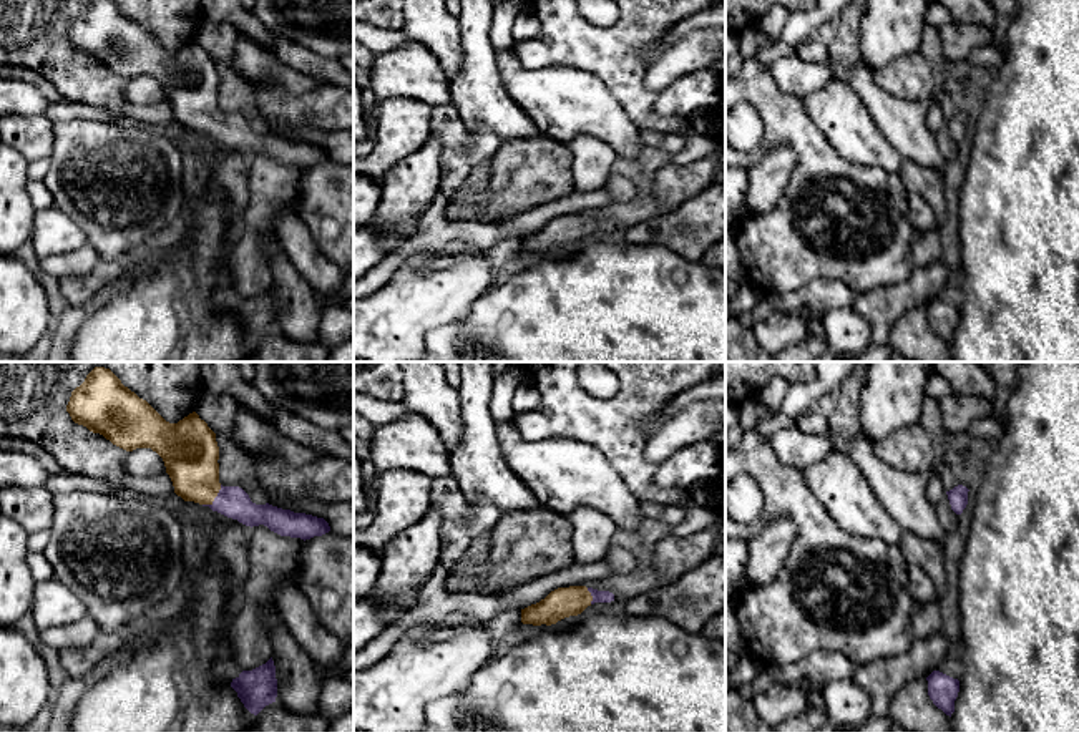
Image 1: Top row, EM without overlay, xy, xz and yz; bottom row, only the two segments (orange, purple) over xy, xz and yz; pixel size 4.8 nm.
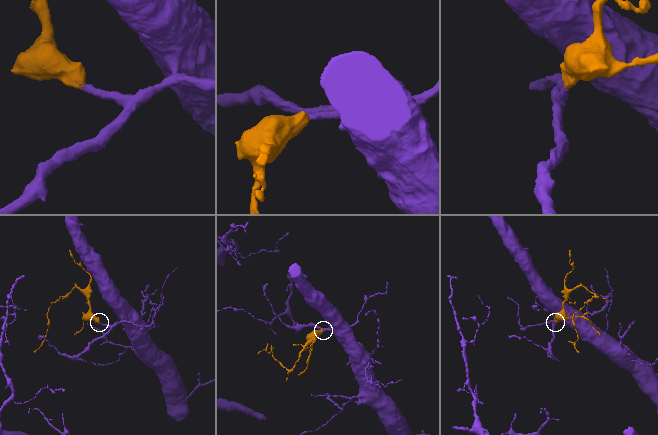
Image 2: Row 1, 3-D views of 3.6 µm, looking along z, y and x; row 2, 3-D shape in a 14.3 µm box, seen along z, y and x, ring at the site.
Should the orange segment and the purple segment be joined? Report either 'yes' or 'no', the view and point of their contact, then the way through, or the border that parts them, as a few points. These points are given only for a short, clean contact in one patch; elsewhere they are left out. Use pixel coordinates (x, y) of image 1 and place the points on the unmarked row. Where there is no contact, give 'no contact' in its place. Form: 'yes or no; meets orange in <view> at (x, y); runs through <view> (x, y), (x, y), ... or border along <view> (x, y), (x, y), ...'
yes; meets orange in xy at (214, 125); runs through xy (190, 80), (195, 105), (214, 125), (233, 130)

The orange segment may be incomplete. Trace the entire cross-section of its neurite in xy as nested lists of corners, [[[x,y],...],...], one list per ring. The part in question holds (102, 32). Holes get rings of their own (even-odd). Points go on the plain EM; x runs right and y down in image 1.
[[[90,0],[71,20],[66,40],[78,53],[133,80],[151,76],[166,95],[174,121],[184,129],[209,134],[246,154],[264,153],[281,164],[310,168],[330,159],[324,146],[256,133],[239,115],[219,111],[216,61],[196,40],[178,51],[166,50],[113,0]]]

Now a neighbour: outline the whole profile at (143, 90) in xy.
[[[136,76],[124,86],[124,100],[131,105],[158,105],[166,100],[166,95],[151,76]]]

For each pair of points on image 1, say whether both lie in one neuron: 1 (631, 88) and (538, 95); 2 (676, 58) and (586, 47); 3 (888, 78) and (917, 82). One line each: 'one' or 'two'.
1: two
2: two
3: one

